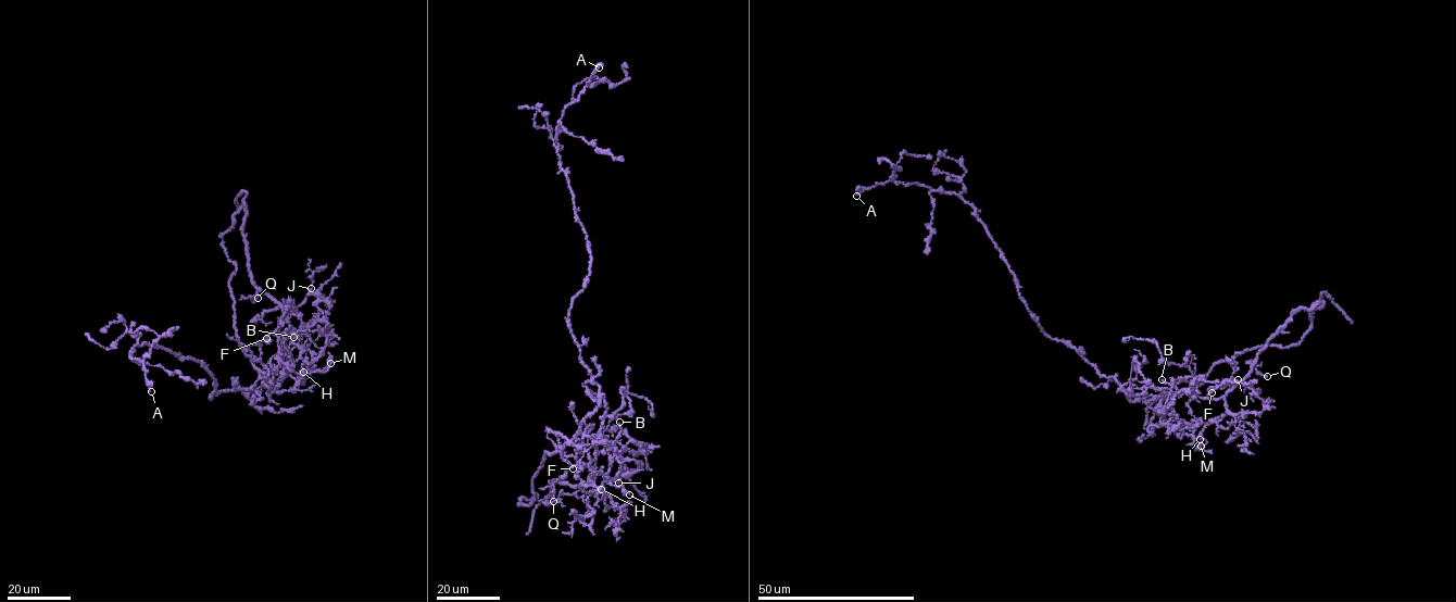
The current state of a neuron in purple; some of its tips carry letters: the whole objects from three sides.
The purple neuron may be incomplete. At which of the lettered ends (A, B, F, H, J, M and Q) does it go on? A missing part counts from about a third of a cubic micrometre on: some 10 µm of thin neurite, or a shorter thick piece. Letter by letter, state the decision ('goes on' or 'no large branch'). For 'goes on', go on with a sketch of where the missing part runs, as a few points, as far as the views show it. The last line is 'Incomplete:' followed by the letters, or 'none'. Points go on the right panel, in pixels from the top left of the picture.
A: no large branch
B: no large branch
F: goes on
H: no large branch
J: no large branch
M: no large branch
Q: no large branch
Incomplete: F

